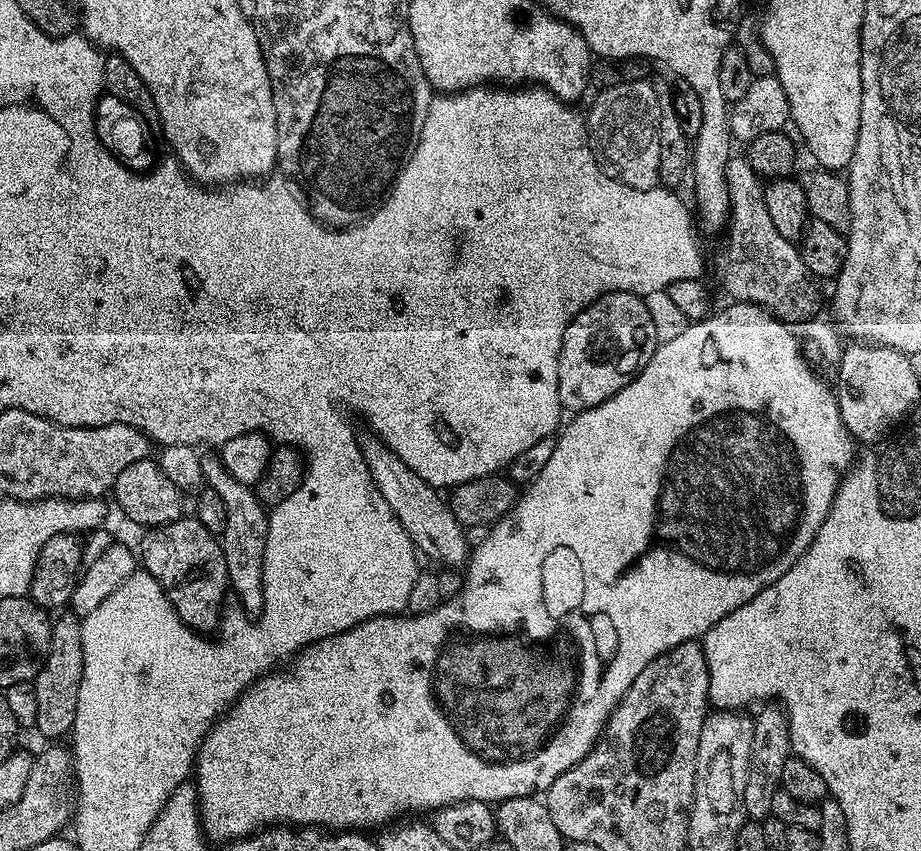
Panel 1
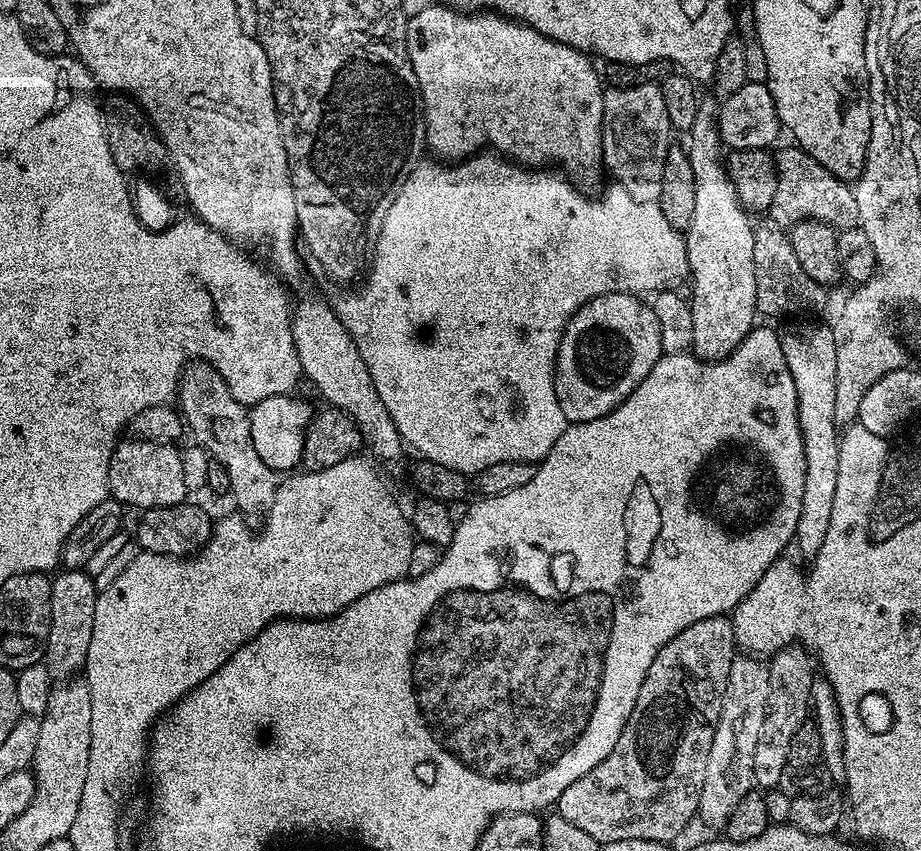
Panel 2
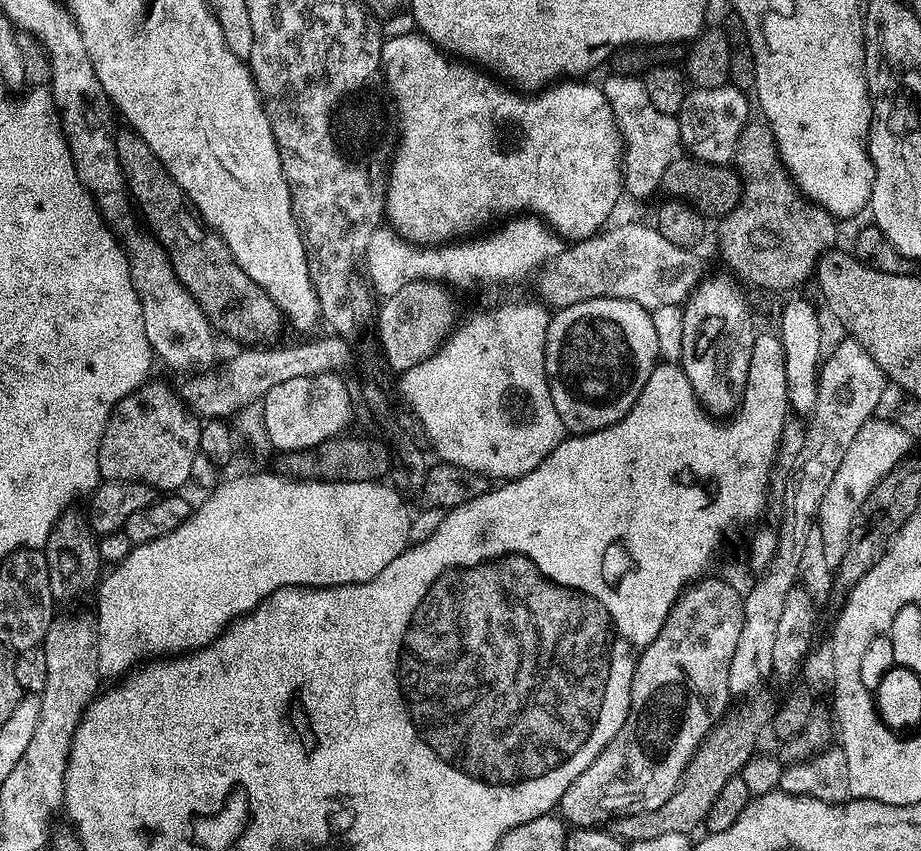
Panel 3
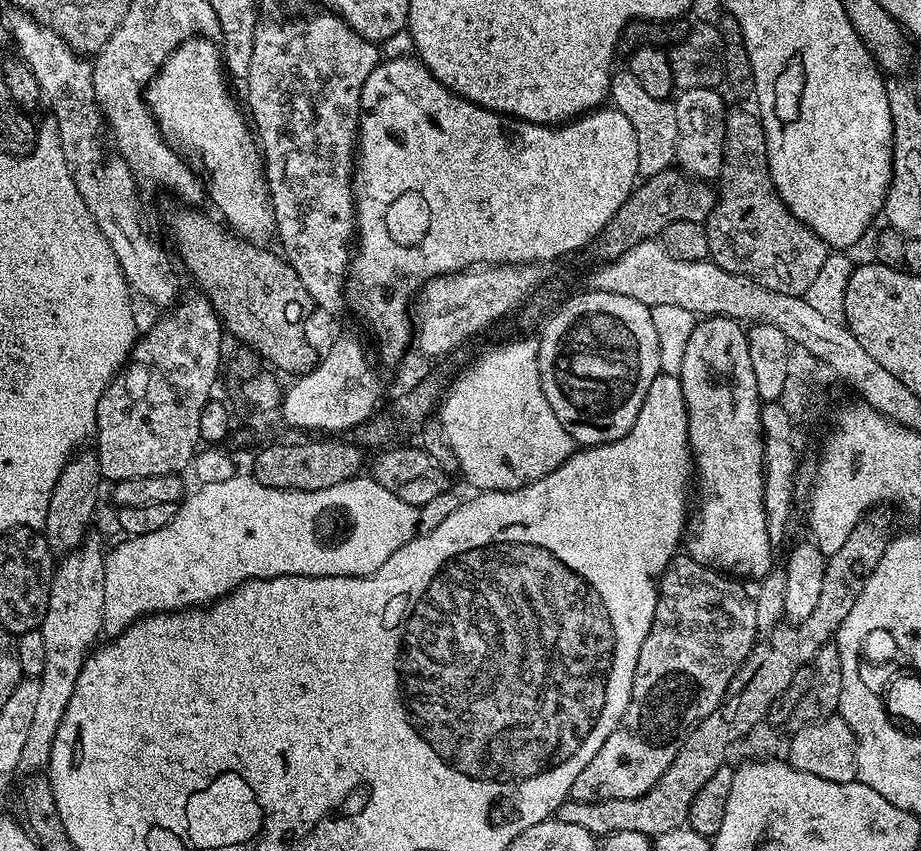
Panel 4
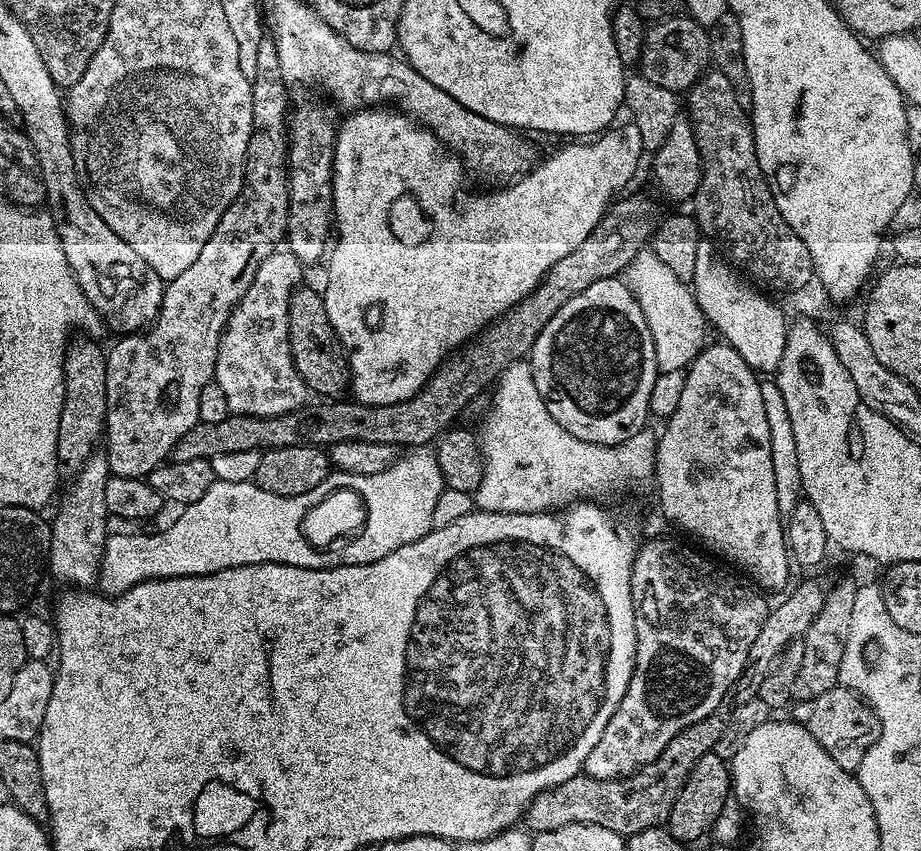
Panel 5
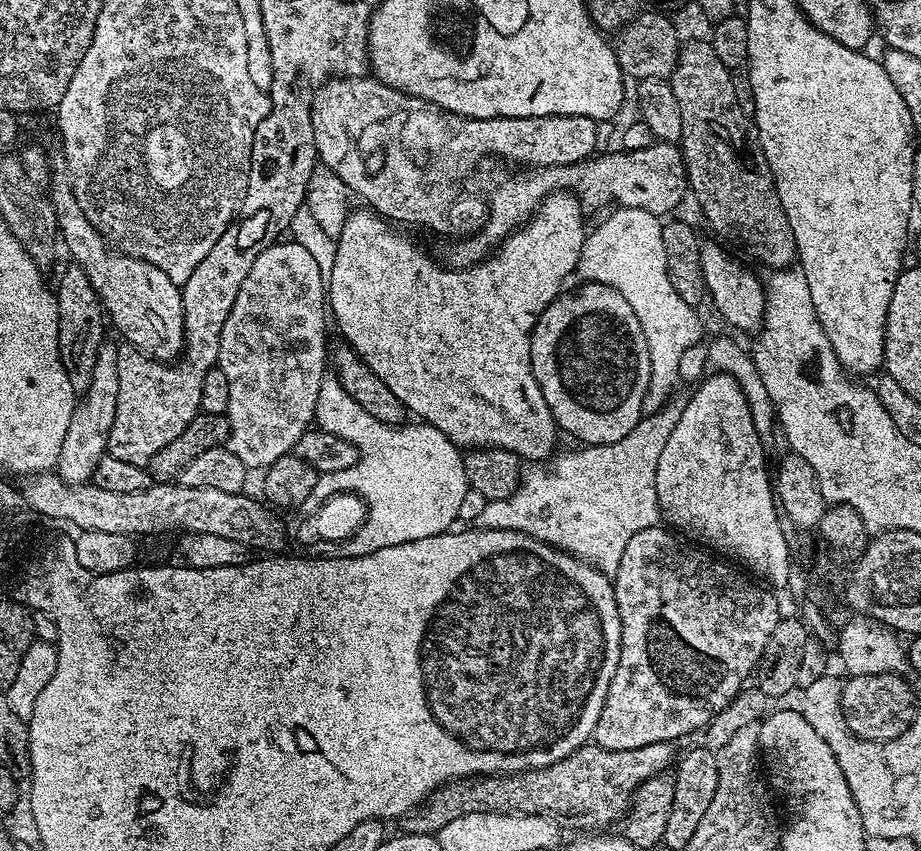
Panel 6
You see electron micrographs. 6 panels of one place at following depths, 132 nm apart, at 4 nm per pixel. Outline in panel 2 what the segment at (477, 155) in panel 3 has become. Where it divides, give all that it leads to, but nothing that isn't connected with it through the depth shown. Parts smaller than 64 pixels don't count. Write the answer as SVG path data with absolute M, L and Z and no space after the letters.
M431 2L418 14L407 17L405 40L408 61L411 64L416 64L418 91L421 94L422 102L426 104L425 118L427 123L425 124L425 138L427 140L427 151L432 156L433 154L436 155L433 157L439 158L444 162L459 162L468 159L470 156L483 153L485 150L495 150L497 153L503 154L507 159L525 166L556 166L552 164L561 164L565 168L563 171L573 181L583 185L585 189L592 188L599 182L604 162L604 155L602 154L602 126L600 123L602 122L606 88L605 85L600 85L600 76L596 73L595 66L591 64L593 61L585 53L579 52L577 48L569 47L568 44L558 43L548 36L543 36L541 32L528 27L527 24L521 24L518 20L509 20L507 16L487 10L481 10L475 14L458 12L454 8L444 7L443 3L440 2Z

